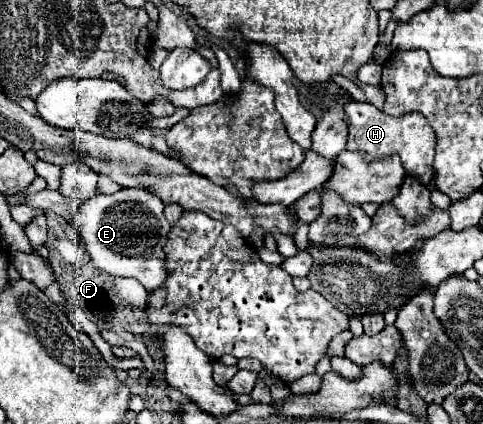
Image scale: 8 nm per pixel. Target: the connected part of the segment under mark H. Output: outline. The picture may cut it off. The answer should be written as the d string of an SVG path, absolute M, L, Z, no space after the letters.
M351 102L345 106L345 120L347 120L347 150L363 152L371 160L379 160L385 156L399 154L405 174L417 176L421 184L429 186L433 180L433 156L435 156L435 132L427 124L423 116L407 114L407 116L387 116L385 112L379 112L375 106L365 102Z

